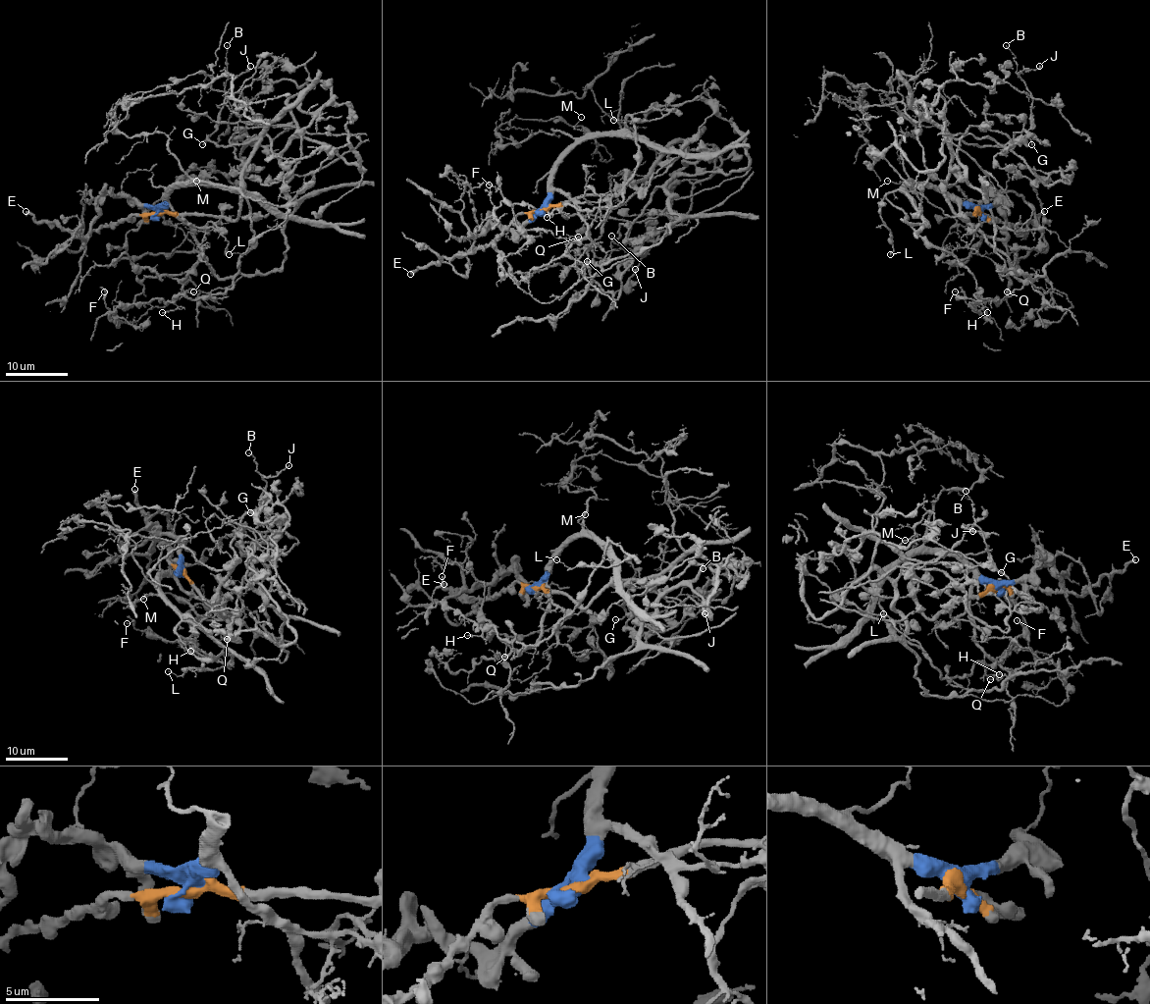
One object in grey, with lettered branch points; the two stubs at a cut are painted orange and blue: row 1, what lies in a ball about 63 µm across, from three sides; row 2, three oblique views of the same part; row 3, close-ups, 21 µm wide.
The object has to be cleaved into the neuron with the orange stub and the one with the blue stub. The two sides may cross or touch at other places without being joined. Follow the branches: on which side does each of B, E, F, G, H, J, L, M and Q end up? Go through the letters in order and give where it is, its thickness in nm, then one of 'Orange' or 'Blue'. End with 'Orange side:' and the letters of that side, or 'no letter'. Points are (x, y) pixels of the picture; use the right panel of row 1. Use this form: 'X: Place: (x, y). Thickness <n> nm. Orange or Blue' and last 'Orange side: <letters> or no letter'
B: Place: (1006, 45). Thickness 100 nm. Orange
E: Place: (1044, 211). Thickness 440 nm. Orange
F: Place: (955, 291). Thickness 130 nm. Blue
G: Place: (1031, 144). Thickness 190 nm. Orange
H: Place: (987, 312). Thickness 120 nm. Blue
J: Place: (1039, 66). Thickness 170 nm. Orange
L: Place: (890, 254). Thickness 90 nm. Blue
M: Place: (887, 181). Thickness 90 nm. Blue
Q: Place: (1007, 291). Thickness 120 nm. Blue
Orange side: B, E, G, J

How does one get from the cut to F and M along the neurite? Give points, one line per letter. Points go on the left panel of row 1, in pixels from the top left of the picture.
F: (158, 211), (186, 184), (234, 186), (244, 195), (253, 244), (232, 286), (112, 311), (104, 290)
M: (158, 211), (174, 188), (200, 182), (189, 184), (195, 181)

